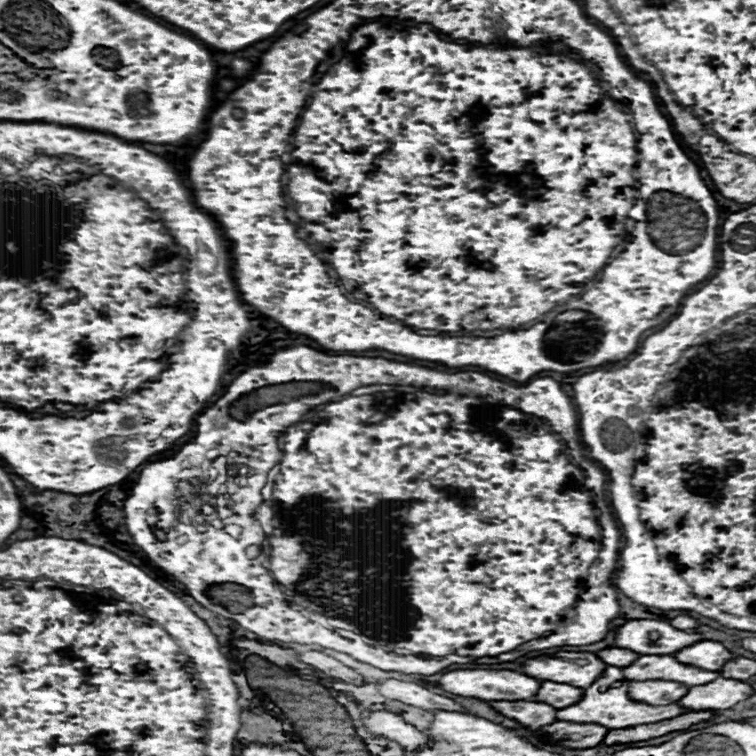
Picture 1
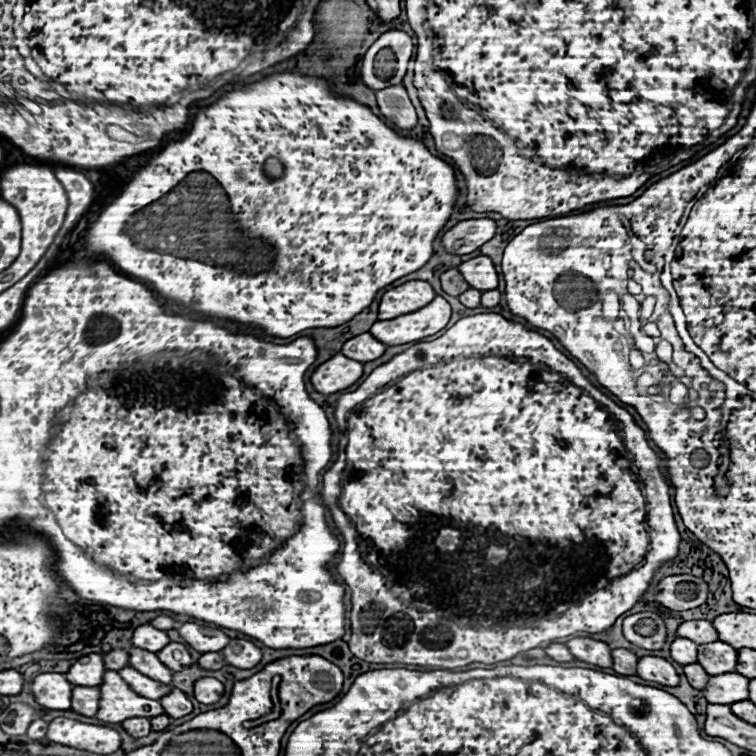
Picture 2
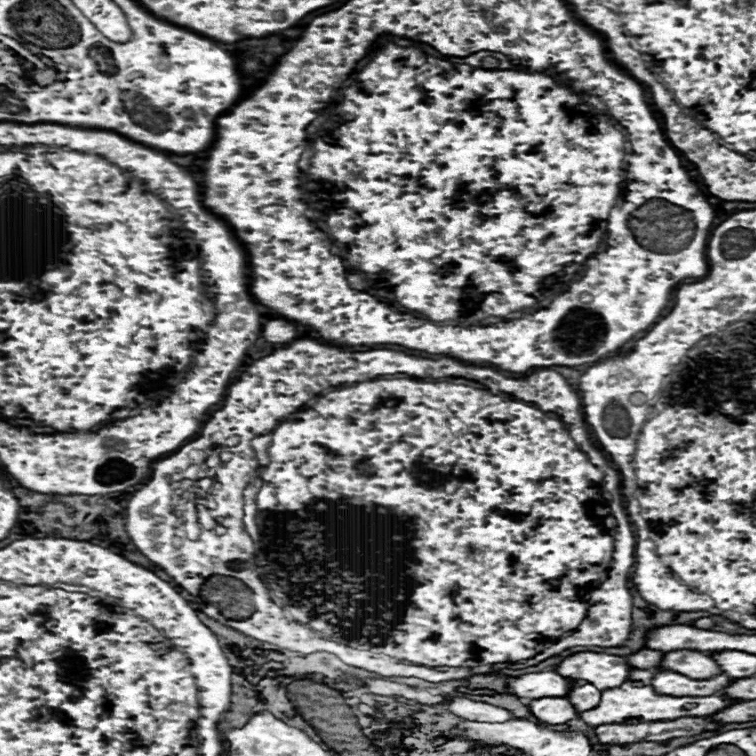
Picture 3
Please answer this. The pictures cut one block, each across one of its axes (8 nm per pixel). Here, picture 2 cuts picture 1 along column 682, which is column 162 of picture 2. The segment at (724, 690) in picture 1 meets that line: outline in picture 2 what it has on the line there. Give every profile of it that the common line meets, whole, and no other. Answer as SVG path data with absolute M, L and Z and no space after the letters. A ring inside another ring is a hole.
M172 688L170 694L162 696L160 698L160 704L164 708L164 712L170 716L170 718L182 718L186 714L192 712L192 702L186 698L184 692L180 692L178 688Z

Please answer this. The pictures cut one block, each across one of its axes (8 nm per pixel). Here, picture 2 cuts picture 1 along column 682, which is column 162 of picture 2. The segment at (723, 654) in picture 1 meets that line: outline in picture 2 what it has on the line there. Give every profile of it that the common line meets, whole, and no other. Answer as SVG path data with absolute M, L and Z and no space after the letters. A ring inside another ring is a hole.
M170 642L166 648L162 648L162 652L156 652L156 656L172 672L180 672L182 668L186 668L186 666L192 664L192 656L188 654L186 646L184 644L178 644L178 642Z

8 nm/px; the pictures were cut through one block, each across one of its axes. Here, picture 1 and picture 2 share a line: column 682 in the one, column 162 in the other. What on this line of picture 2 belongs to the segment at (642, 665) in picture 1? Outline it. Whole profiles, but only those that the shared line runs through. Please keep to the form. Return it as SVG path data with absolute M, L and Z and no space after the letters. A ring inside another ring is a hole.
M130 648L128 650L128 666L136 668L144 676L150 676L152 680L158 680L162 684L172 682L172 670L168 670L152 652L146 652L142 648Z

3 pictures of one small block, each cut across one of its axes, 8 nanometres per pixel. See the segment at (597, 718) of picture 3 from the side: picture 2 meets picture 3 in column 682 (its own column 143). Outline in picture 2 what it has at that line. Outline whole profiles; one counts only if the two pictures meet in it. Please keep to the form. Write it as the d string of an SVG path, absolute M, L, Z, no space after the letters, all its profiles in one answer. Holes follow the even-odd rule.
M106 670L100 684L100 708L96 712L96 718L102 722L114 722L120 724L126 718L142 716L152 718L160 716L162 706L158 700L144 698L136 694L114 670Z

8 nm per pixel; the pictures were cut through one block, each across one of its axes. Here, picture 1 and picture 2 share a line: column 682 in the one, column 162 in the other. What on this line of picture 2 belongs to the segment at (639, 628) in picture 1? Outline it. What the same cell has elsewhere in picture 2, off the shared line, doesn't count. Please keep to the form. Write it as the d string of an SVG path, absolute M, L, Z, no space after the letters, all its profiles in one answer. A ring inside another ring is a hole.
M142 624L140 628L134 630L132 636L132 646L136 648L146 648L148 652L158 652L162 650L166 644L170 644L170 638L164 630L158 630L150 624Z

